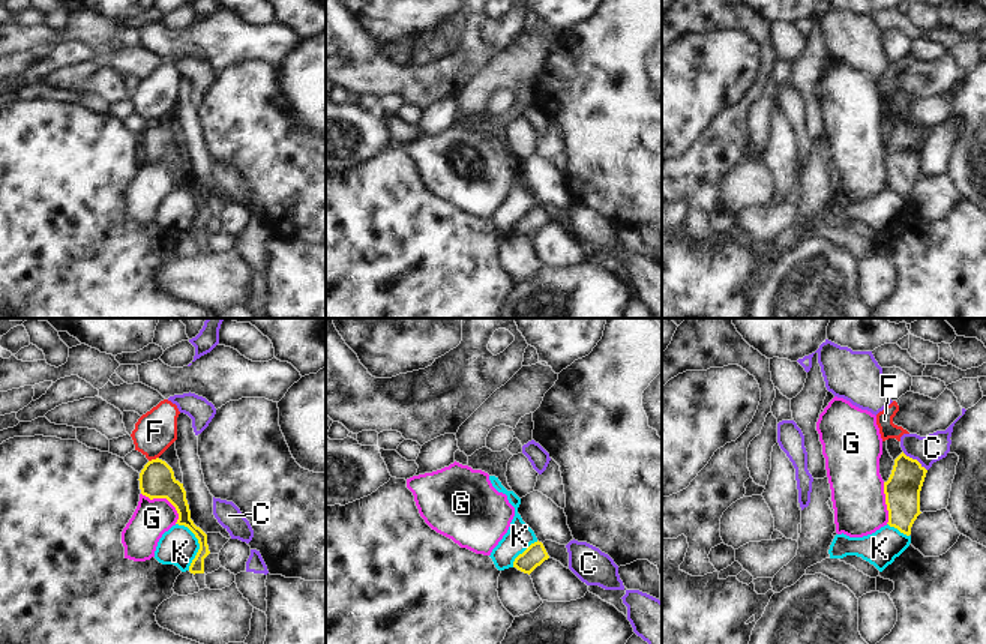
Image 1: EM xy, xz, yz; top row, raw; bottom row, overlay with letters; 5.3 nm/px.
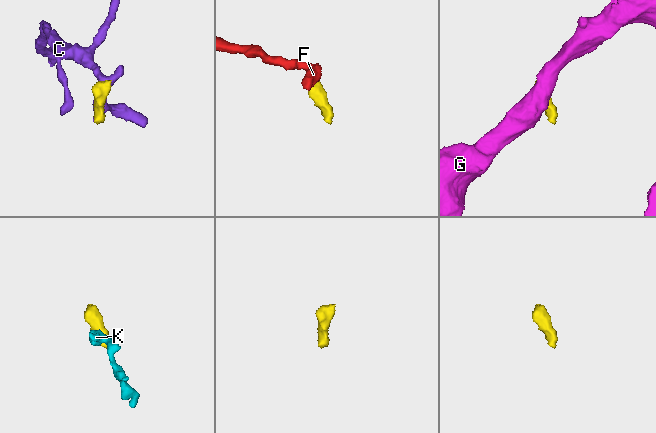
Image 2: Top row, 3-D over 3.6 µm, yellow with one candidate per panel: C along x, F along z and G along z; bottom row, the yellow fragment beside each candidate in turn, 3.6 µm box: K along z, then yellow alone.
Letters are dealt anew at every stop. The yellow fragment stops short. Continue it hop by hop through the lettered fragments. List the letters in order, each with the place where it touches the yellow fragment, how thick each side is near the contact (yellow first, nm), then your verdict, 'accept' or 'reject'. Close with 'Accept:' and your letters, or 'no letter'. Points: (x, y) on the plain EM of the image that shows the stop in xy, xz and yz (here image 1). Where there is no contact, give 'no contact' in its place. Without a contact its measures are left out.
C: contact yz (914, 123); calibres 190 and 150 nm; reject
F: contact xy (153, 123); calibres 190 and 220 nm; reject
G: contact xy (165, 161); calibres 190 and 200 nm; reject
K: contact xy (198, 206); calibres 80 and 200 nm; reject
Accept: no letter

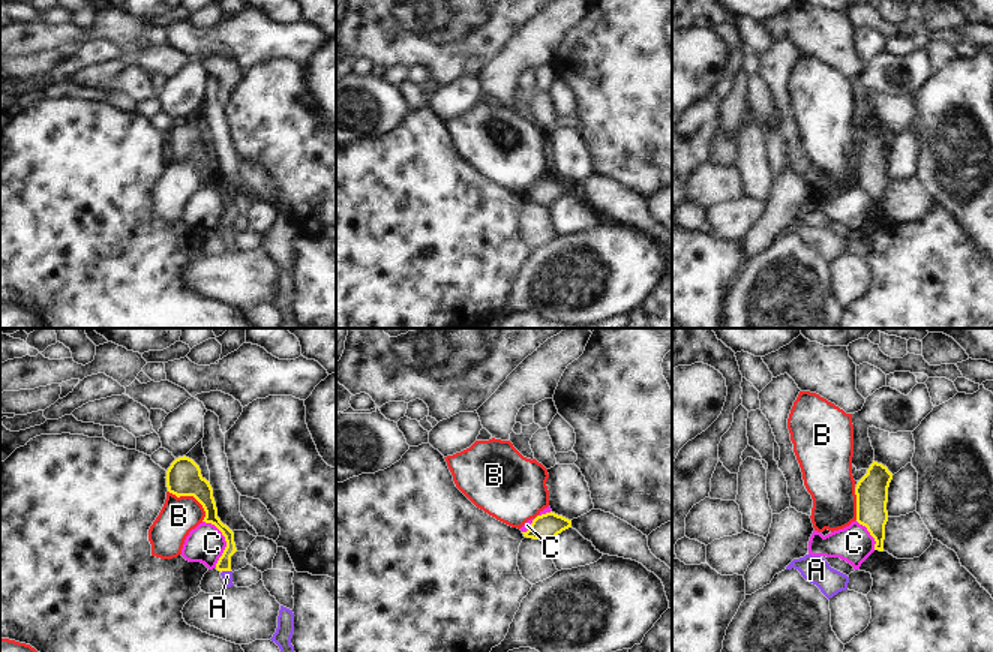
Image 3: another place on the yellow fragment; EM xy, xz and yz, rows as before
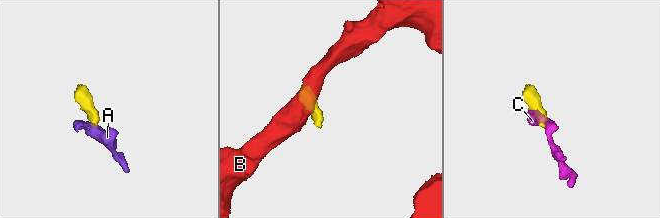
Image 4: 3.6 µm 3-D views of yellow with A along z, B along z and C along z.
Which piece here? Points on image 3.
A: contact xy (225, 234); calibres 80 and 60 nm; accept
B: contact xy (192, 159); calibres 190 and 200 nm; reject
C: contact xy (225, 204); calibres 80 and 200 nm; reject
Accept: A

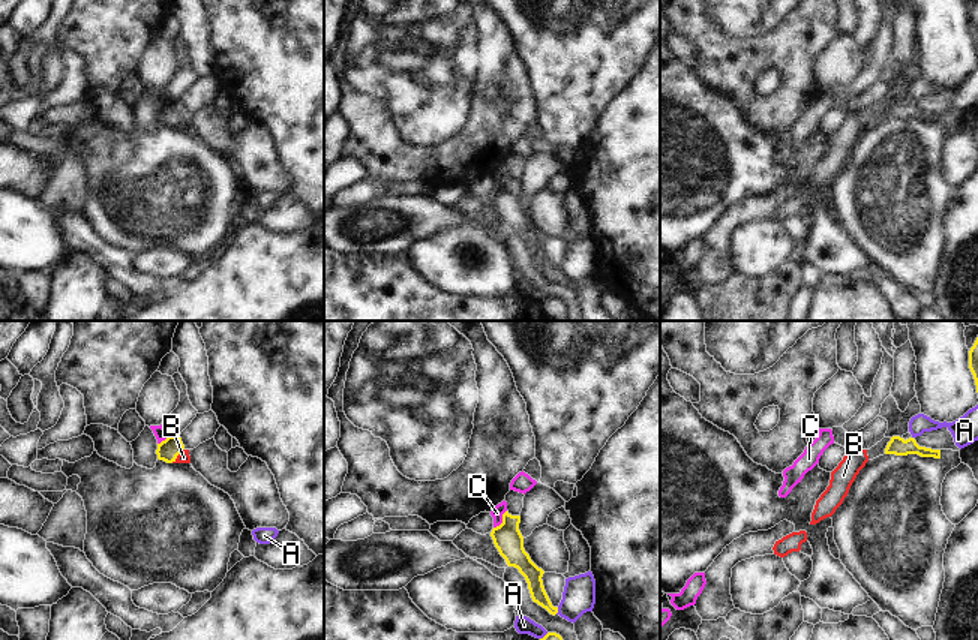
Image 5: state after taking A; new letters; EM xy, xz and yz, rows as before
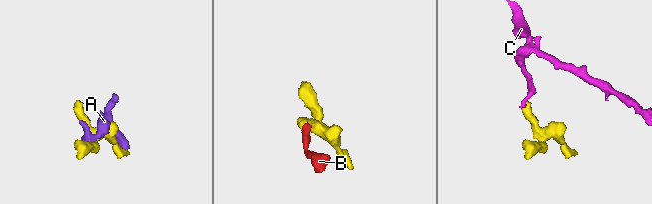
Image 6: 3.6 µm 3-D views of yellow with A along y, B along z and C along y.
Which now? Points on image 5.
A: contact xz (557, 275); calibres 100 and 180 nm; reject
B: contact xy (177, 119); calibres 120 and 60 nm; accept
C: contact xz (503, 185); calibres 160 and 70 nm; reject
Accept: B

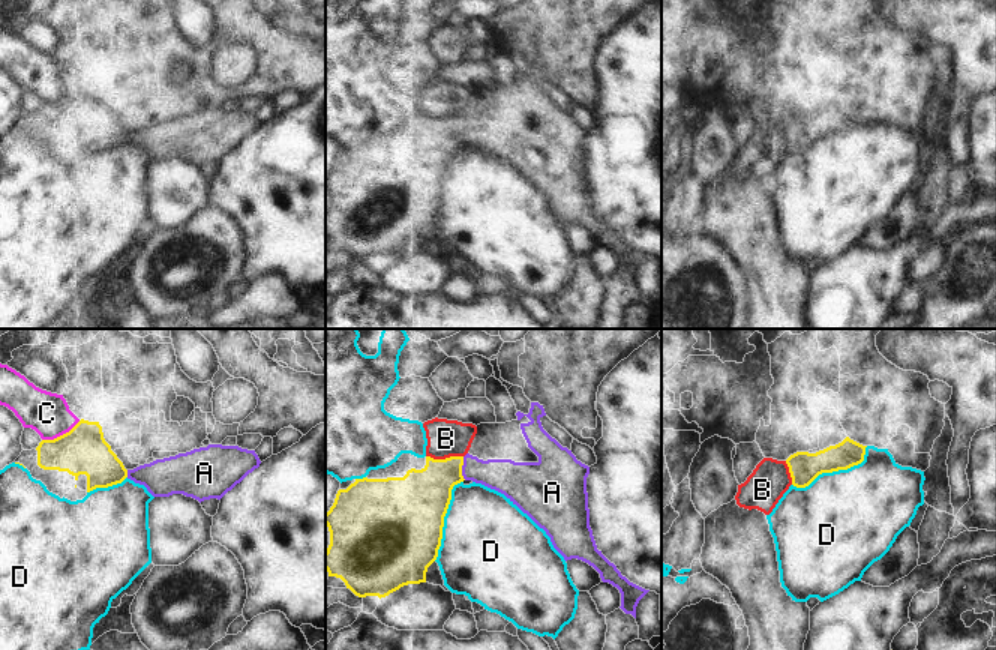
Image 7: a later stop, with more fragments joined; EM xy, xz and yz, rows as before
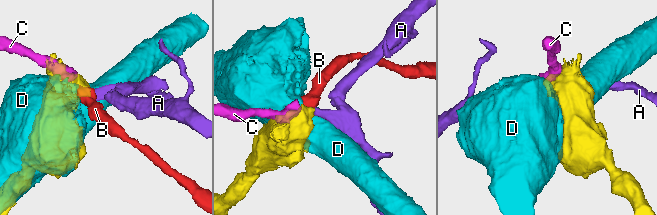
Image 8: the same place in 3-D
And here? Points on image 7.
A: contact xz (461, 132); calibres 280 and 190 nm; accept
B: contact xz (446, 122); calibres 300 and 200 nm; reject
C: contact xy (60, 99); calibres 260 and 220 nm; reject
D: contact yz (834, 134); calibres 170 and 480 nm; reject
Accept: A

